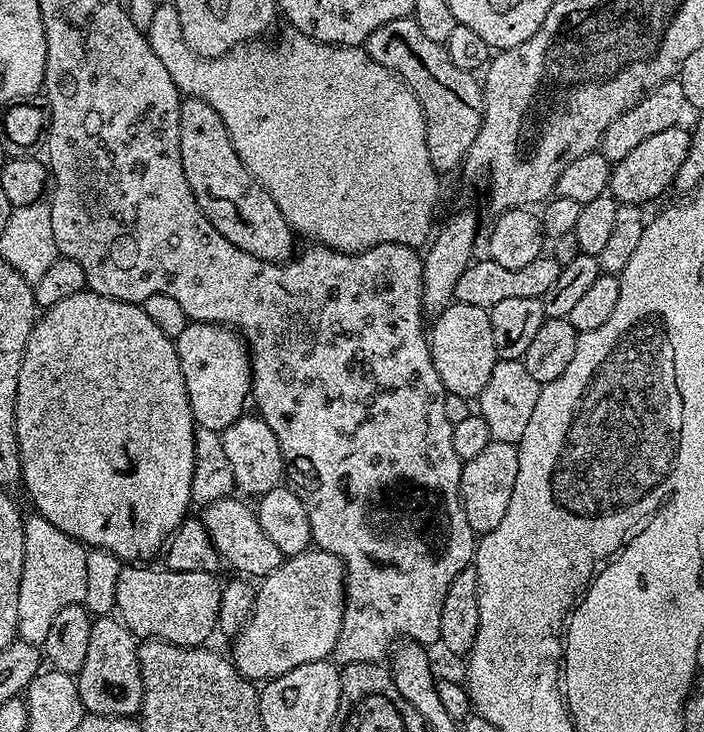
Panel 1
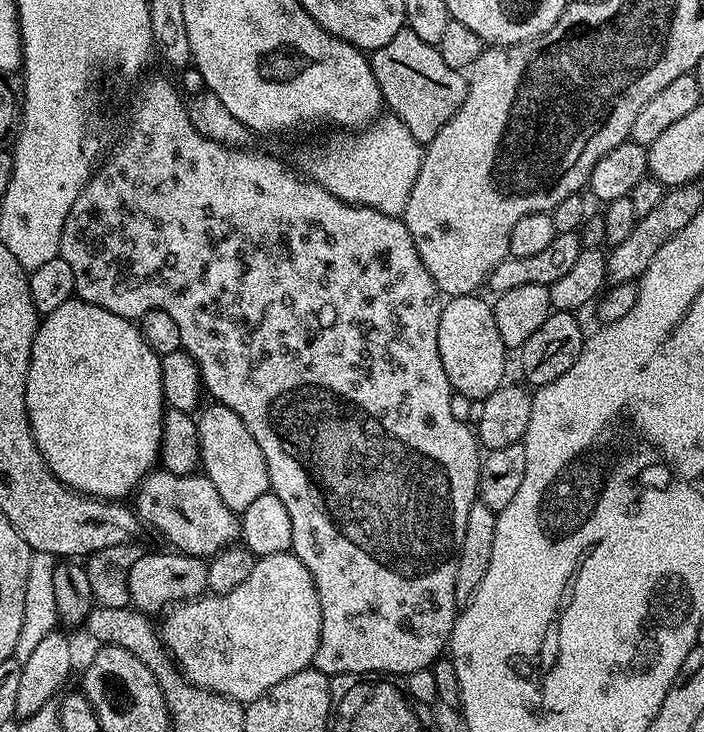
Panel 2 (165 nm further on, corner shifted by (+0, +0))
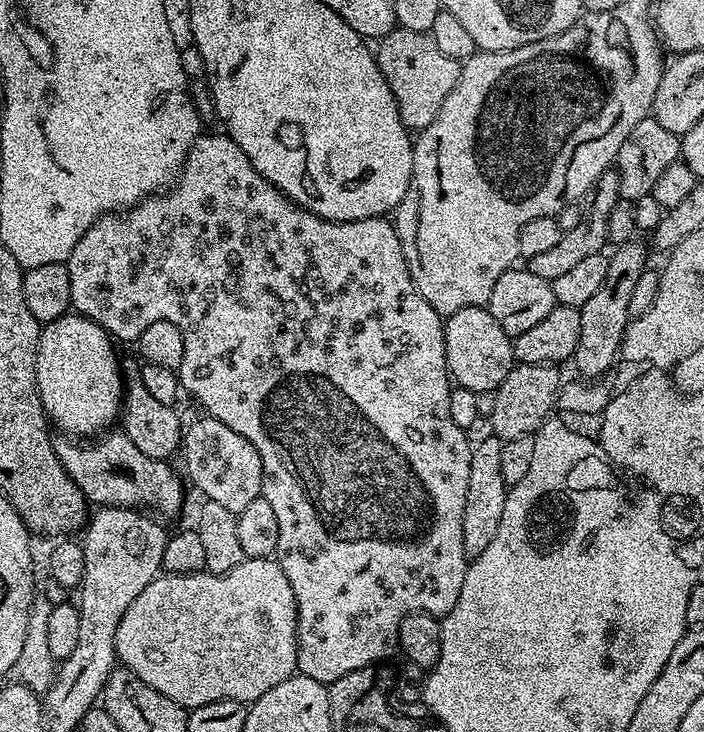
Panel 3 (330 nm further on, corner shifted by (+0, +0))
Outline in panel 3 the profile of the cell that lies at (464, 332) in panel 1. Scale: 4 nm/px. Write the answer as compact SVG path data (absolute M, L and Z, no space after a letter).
M487 307L482 308L463 308L455 312L453 316L447 317L444 320L444 345L446 346L446 362L448 363L448 375L459 387L466 390L474 390L477 394L495 393L498 386L502 386L502 382L506 378L506 374L510 374L510 370L514 367L514 357L512 355L513 337L506 334L506 330L502 330L502 326L498 326L498 322L494 322L494 314L488 312Z

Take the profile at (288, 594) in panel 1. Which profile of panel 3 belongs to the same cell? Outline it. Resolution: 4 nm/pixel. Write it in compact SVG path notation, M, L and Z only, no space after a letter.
M265 558L263 560L244 559L234 570L214 574L210 571L202 572L174 572L161 574L156 577L134 602L130 602L130 610L122 614L122 622L118 622L118 634L116 635L116 658L123 667L129 668L134 675L142 678L146 686L154 686L158 694L166 694L170 702L182 706L186 710L201 708L210 702L222 702L233 700L242 705L249 705L253 700L262 698L266 690L274 690L278 682L286 682L296 671L296 627L298 626L298 610L294 600L294 590L290 590L290 581L286 574L282 574L282 566L275 559Z

